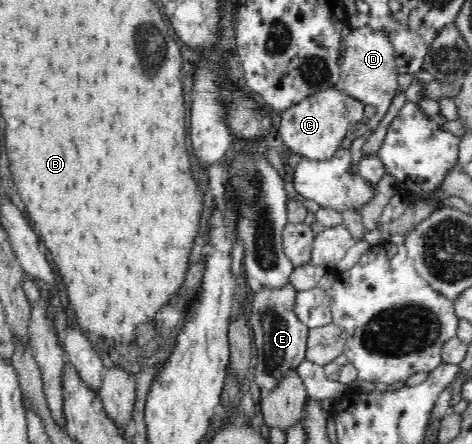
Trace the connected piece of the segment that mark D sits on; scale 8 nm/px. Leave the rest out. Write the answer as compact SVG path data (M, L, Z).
M369 25L358 29L349 29L343 37L345 51L340 60L341 80L339 88L346 96L350 95L365 105L376 106L379 116L389 109L398 90L398 71L396 70L395 52L390 39L379 30Z

